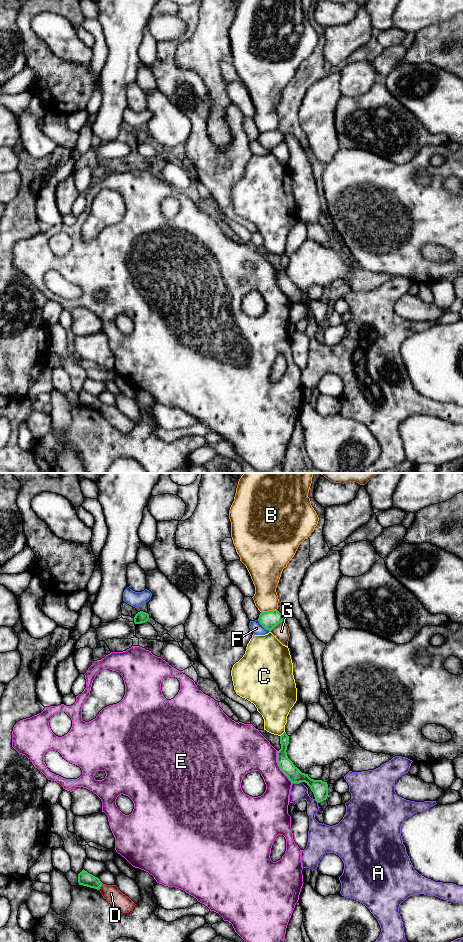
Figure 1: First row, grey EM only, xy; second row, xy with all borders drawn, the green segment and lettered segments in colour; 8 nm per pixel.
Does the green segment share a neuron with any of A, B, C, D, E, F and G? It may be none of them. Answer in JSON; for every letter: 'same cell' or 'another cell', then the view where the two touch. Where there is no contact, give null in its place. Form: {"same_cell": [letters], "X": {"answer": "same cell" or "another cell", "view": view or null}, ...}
{"same_cell": [], "A": {"answer": "another cell", "view": "xy"}, "B": {"answer": "another cell", "view": "xy"}, "C": {"answer": "another cell", "view": "xy"}, "D": {"answer": "another cell", "view": "xy"}, "E": {"answer": "another cell", "view": "xy"}, "F": {"answer": "another cell", "view": "xy"}, "G": {"answer": "another cell", "view": "xy"}}

